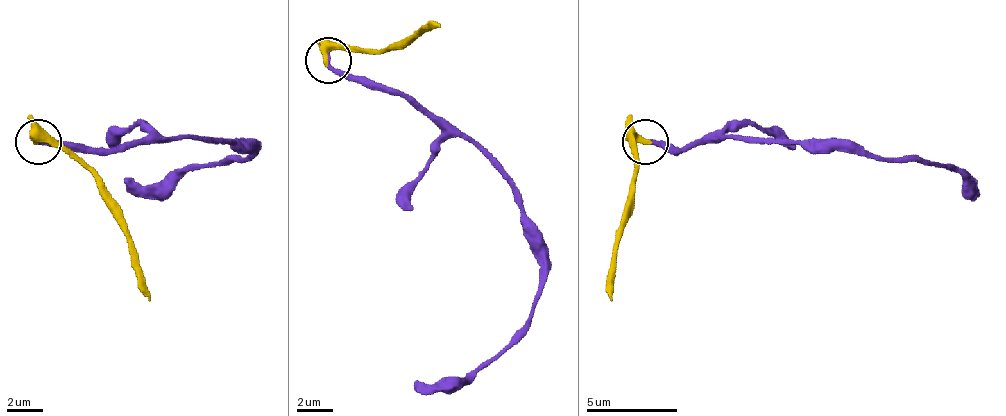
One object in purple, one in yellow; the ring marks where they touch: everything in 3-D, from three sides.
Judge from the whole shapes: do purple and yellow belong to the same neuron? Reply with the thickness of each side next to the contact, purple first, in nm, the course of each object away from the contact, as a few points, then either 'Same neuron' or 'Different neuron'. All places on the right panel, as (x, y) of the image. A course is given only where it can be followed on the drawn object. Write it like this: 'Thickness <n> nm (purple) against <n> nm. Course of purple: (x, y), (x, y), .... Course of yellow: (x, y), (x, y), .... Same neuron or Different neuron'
Thickness 280 nm (purple) against 300 nm. Course of purple: (646, 143), (678, 147), (773, 138), (832, 138), (846, 147), (950, 166), (968, 188), (977, 179). Course of yellow: (646, 143), (633, 143), (633, 175), (610, 302). Same neuron

